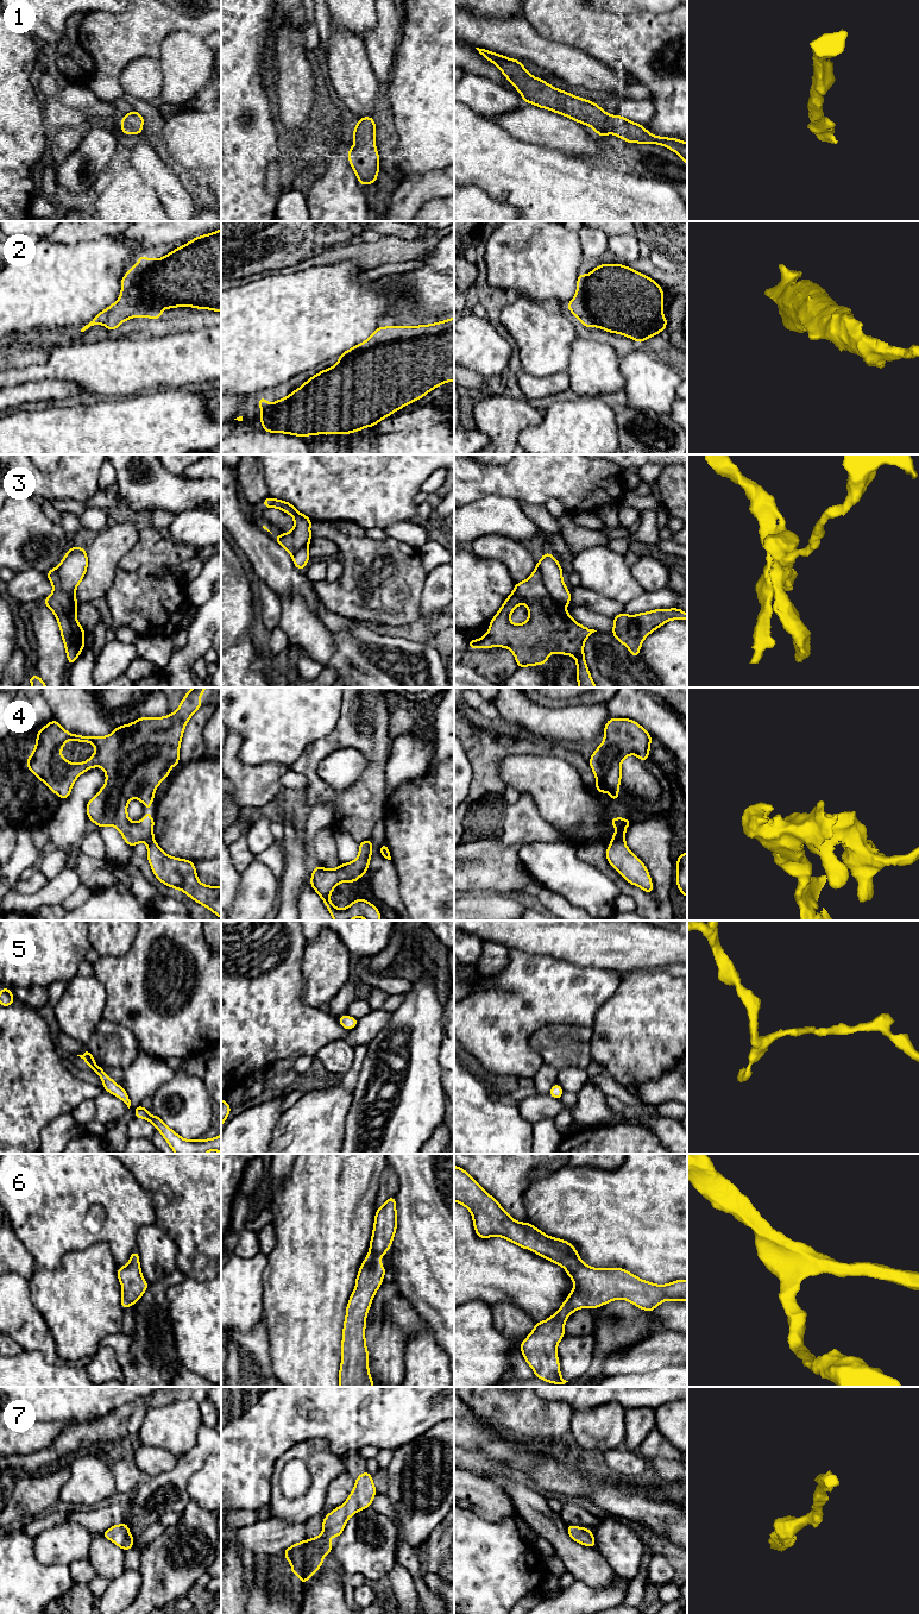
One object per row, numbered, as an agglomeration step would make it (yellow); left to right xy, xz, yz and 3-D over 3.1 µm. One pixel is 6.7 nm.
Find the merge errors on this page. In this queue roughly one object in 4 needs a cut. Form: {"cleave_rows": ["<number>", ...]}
{"cleave_rows": ["3", "4"]}

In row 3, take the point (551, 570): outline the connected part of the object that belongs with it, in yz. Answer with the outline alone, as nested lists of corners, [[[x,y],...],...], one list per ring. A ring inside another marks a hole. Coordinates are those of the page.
[[[546,552],[536,564],[536,569],[540,570],[543,584],[552,598],[561,607],[568,605],[571,594],[564,584],[561,565],[556,559]]]

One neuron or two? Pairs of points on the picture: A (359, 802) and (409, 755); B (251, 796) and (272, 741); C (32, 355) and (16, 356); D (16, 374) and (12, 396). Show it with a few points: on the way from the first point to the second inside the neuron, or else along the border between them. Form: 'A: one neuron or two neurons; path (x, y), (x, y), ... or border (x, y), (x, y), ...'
A: two neurons; border (391, 751), (385, 765), (385, 798)
B: two neurons; border (238, 753), (250, 766), (282, 764), (288, 768)
C: one neuron; path (29, 355), (19, 355)
D: two neurons; border (42, 380), (12, 385)

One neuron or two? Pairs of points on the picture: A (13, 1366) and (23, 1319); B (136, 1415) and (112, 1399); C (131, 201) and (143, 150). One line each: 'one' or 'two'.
A: two
B: two
C: two

